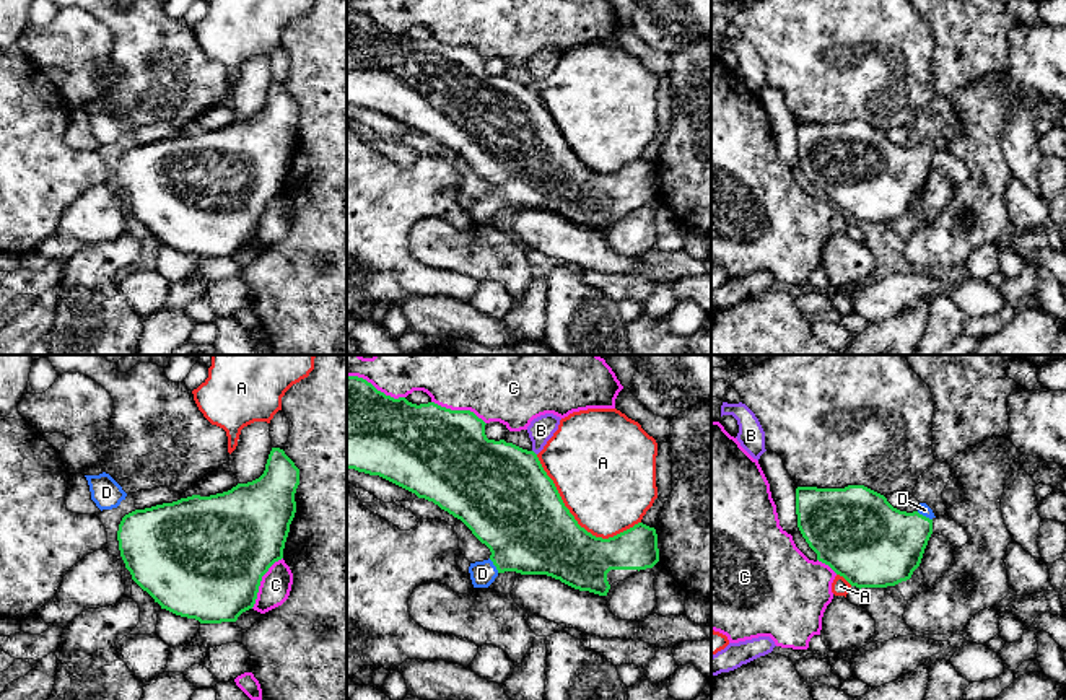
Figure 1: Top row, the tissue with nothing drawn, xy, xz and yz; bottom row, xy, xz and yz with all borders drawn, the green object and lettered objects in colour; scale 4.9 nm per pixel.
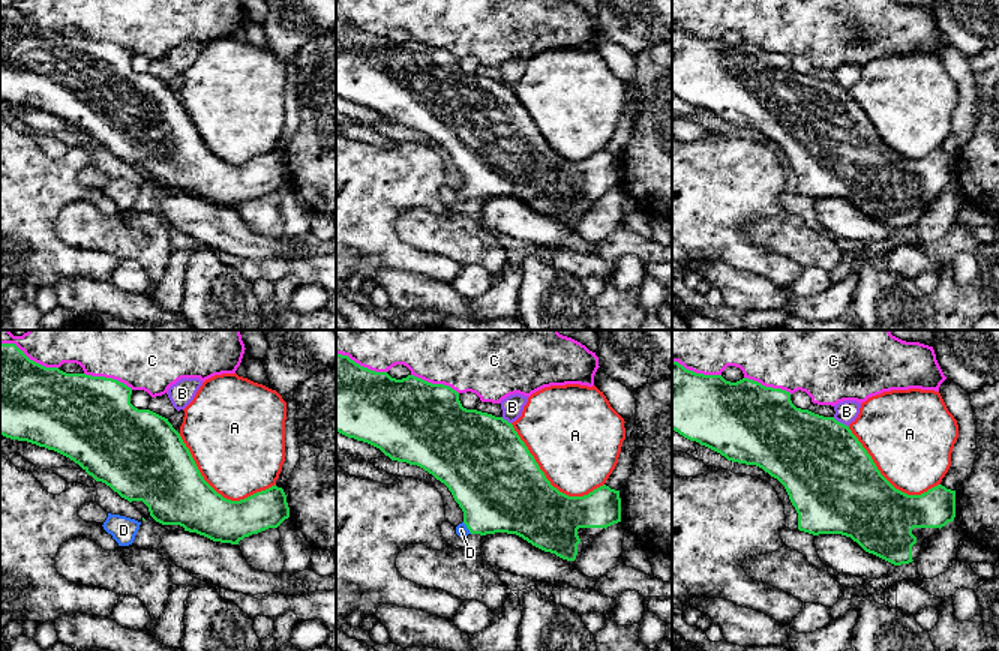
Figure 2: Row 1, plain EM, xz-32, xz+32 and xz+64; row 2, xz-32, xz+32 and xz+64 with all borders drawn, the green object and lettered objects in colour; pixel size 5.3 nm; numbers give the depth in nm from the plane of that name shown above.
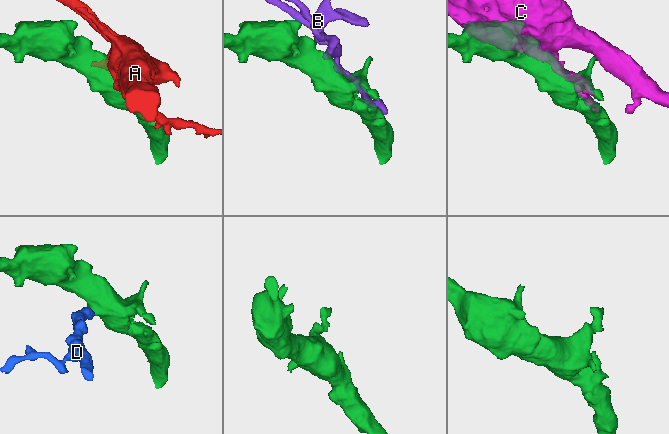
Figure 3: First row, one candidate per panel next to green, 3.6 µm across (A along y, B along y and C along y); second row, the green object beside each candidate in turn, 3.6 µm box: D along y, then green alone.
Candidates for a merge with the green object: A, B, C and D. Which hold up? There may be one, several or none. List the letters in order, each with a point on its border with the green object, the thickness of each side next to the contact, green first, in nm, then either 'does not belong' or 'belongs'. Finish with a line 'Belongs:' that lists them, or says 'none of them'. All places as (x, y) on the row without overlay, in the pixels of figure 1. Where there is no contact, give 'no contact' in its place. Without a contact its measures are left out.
A: xz (575, 155) | 440/480 nm | does not belong
B: xz (534, 88) | 480/120 nm | does not belong
C: xz (375, 23) | 440/160 nm | does not belong
D: yz (925, 152) | 380/60 nm | belongs
Belongs: D

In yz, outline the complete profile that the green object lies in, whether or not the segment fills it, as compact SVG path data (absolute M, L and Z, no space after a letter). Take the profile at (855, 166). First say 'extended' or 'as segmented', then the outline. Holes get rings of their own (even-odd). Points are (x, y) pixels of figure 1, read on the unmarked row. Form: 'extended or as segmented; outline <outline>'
extended; outline M864 120L797 122L796 150L797 163L817 195L859 225L887 223L910 215L921 199L936 153L926 138L920 138L913 148L900 147L884 130Z

